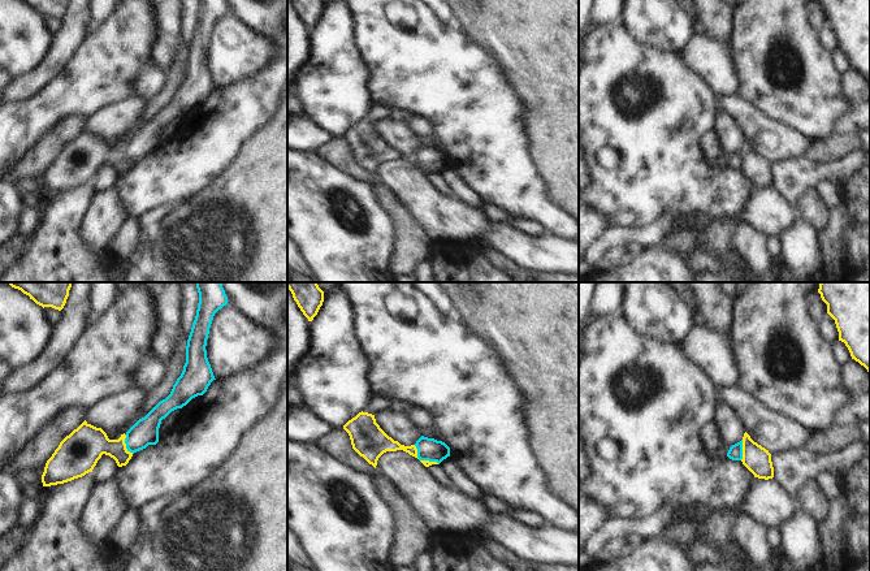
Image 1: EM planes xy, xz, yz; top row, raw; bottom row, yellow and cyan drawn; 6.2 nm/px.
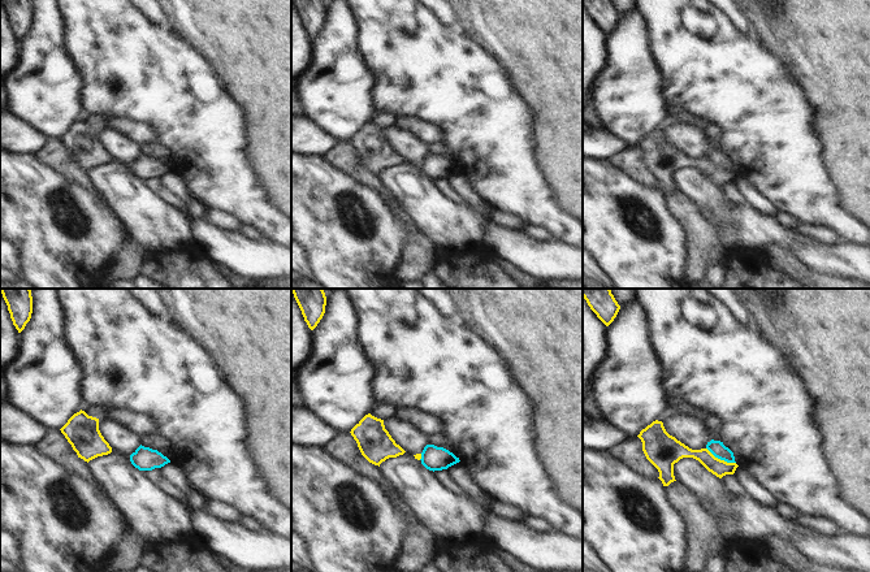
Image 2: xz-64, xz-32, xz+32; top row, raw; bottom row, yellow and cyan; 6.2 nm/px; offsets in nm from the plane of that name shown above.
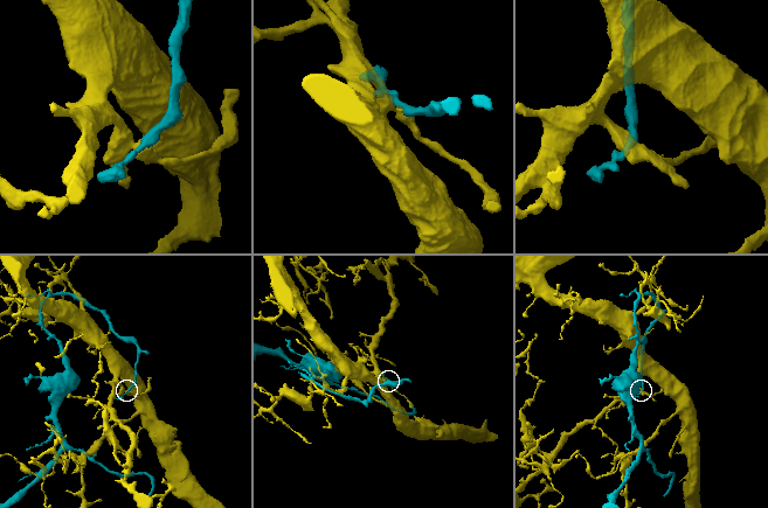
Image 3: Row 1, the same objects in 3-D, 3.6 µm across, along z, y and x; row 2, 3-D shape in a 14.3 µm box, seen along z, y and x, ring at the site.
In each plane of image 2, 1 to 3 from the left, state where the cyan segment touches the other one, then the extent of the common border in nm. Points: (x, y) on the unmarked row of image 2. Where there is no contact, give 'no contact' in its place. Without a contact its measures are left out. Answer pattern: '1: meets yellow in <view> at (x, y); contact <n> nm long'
1: no contact
2: meets yellow in xz-32 at (420, 165); contact 40 nm long
3: meets yellow in xz+32 at (719, 168); contact 200 nm long

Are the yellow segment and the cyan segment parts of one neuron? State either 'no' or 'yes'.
no

